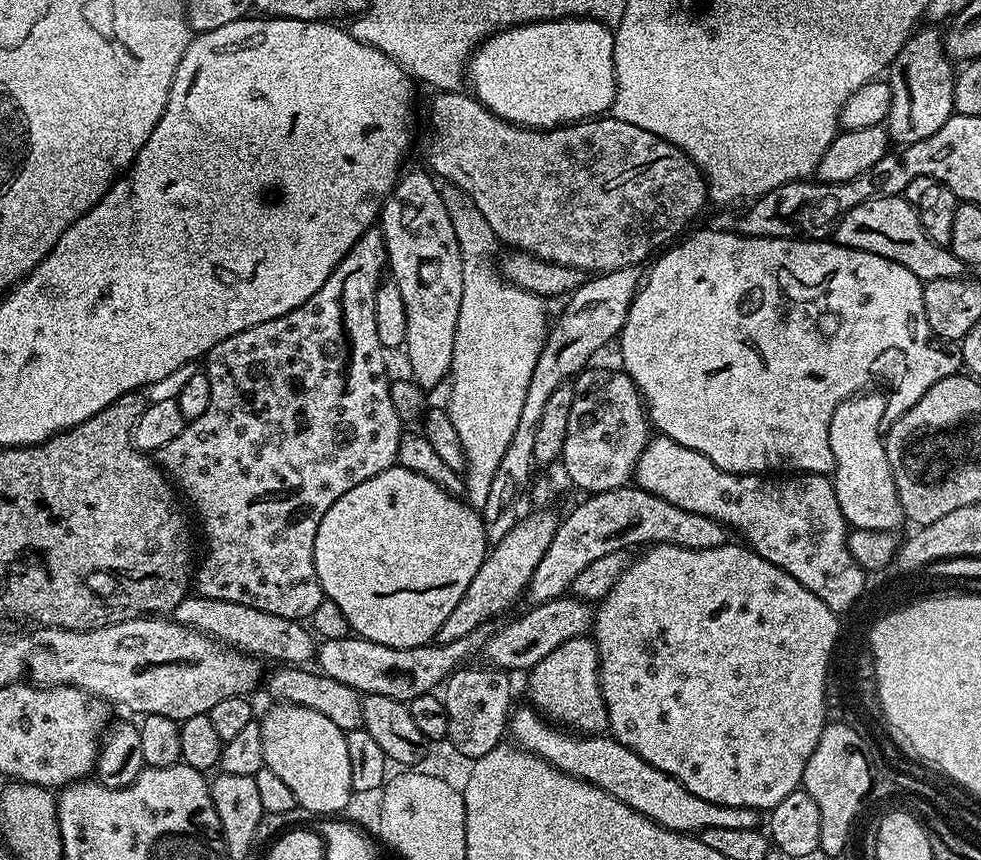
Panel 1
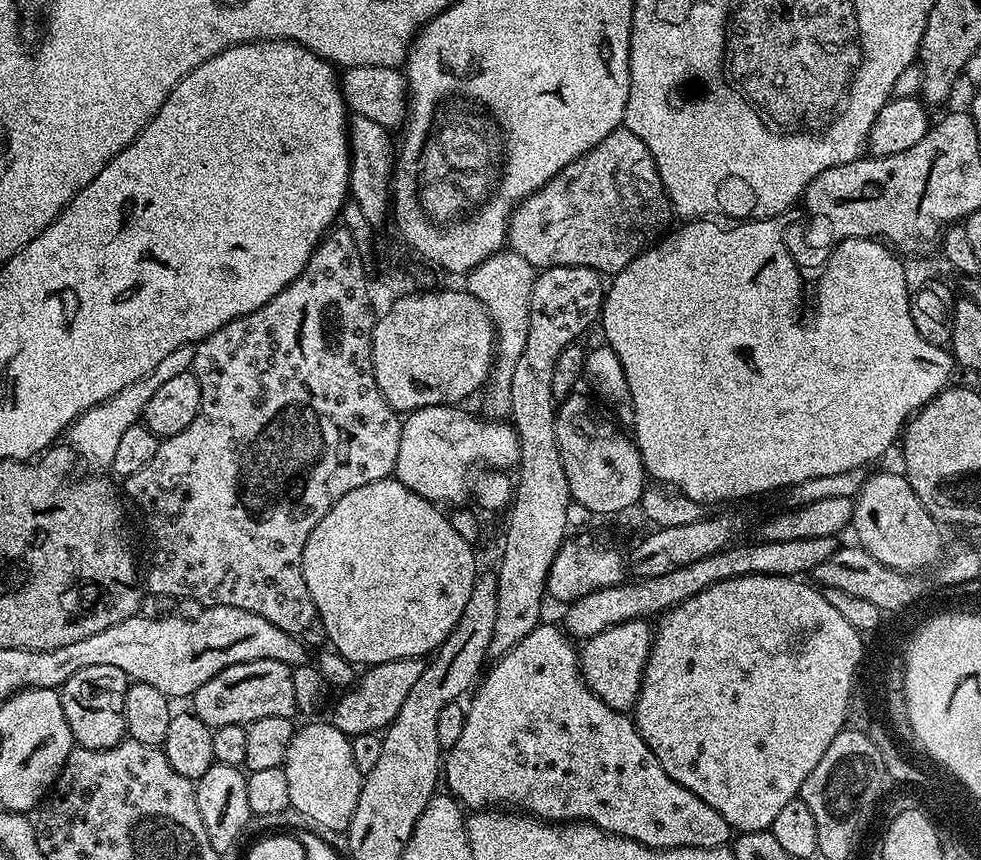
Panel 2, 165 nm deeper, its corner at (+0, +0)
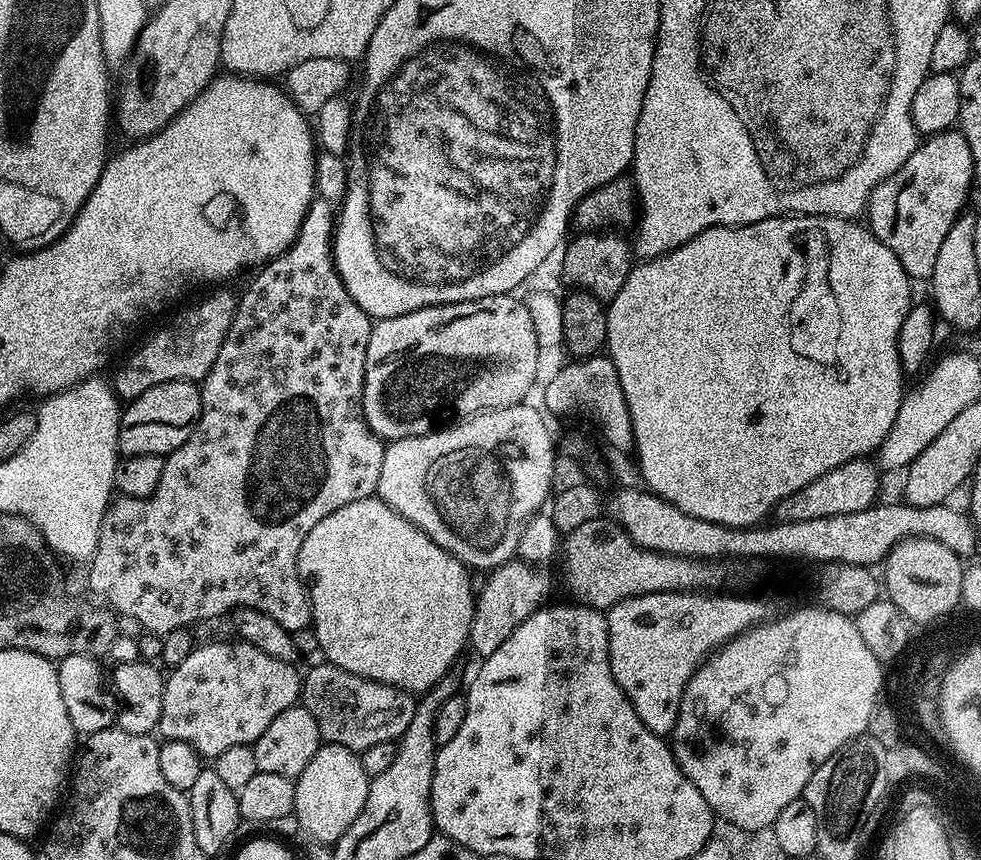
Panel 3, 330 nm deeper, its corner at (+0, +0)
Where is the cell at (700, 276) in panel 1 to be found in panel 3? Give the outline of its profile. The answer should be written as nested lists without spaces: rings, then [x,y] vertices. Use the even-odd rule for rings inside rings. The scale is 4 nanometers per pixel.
[[[786,214],[782,216],[768,216],[765,220],[759,220],[753,224],[719,224],[716,228],[702,230],[690,242],[683,244],[681,248],[670,250],[661,256],[655,256],[652,260],[644,260],[637,263],[632,273],[622,282],[622,290],[607,305],[608,314],[608,343],[606,345],[607,355],[614,362],[618,370],[618,378],[622,382],[622,394],[626,394],[626,406],[630,410],[632,419],[632,443],[634,445],[634,459],[640,469],[647,491],[655,492],[666,502],[678,506],[678,510],[686,510],[686,514],[694,514],[694,518],[702,518],[706,522],[718,522],[722,526],[731,528],[751,528],[759,525],[764,515],[771,513],[776,503],[794,490],[802,490],[814,478],[822,478],[830,470],[842,466],[846,462],[857,458],[867,457],[879,449],[880,443],[890,434],[890,426],[894,426],[894,418],[898,418],[898,406],[904,401],[906,385],[906,373],[898,358],[898,330],[902,330],[902,318],[906,318],[908,309],[914,303],[912,297],[913,281],[908,279],[906,270],[898,262],[898,254],[890,250],[872,233],[871,228],[865,226],[859,219],[847,220],[841,216],[829,216],[822,221],[819,227],[830,230],[830,239],[833,245],[833,269],[832,278],[836,278],[838,296],[844,306],[844,326],[840,332],[840,348],[834,350],[842,354],[842,358],[836,358],[834,366],[830,370],[820,368],[820,404],[804,404],[798,402],[802,398],[796,398],[796,388],[778,388],[778,384],[766,380],[766,368],[762,358],[758,360],[756,344],[750,340],[748,330],[752,330],[752,310],[754,300],[766,300],[764,284],[778,282],[776,274],[782,272],[782,262],[786,262],[788,244],[782,240],[776,240],[776,232],[786,232]]]

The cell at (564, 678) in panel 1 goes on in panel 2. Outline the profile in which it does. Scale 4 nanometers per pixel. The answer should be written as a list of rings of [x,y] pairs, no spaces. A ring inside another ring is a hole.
[[[647,619],[631,620],[610,626],[602,634],[594,634],[583,641],[579,649],[580,674],[584,684],[606,706],[627,713],[635,705],[640,693],[640,683],[644,668],[648,665],[648,655],[652,649],[654,628]]]

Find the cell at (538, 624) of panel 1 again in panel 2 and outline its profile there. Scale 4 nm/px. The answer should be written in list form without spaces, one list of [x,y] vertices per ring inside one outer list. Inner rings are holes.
[[[837,537],[830,538],[798,538],[794,542],[766,542],[760,540],[756,544],[733,543],[720,552],[710,554],[706,558],[698,558],[698,562],[690,562],[690,566],[682,566],[670,574],[662,574],[658,578],[646,578],[639,582],[616,584],[613,588],[594,590],[582,598],[571,601],[567,605],[568,613],[564,616],[562,627],[569,636],[577,641],[589,640],[594,634],[602,634],[615,624],[656,618],[668,611],[675,604],[681,604],[691,596],[696,596],[706,586],[729,580],[735,576],[794,576],[803,577],[803,572],[815,573],[815,570],[838,547]]]

